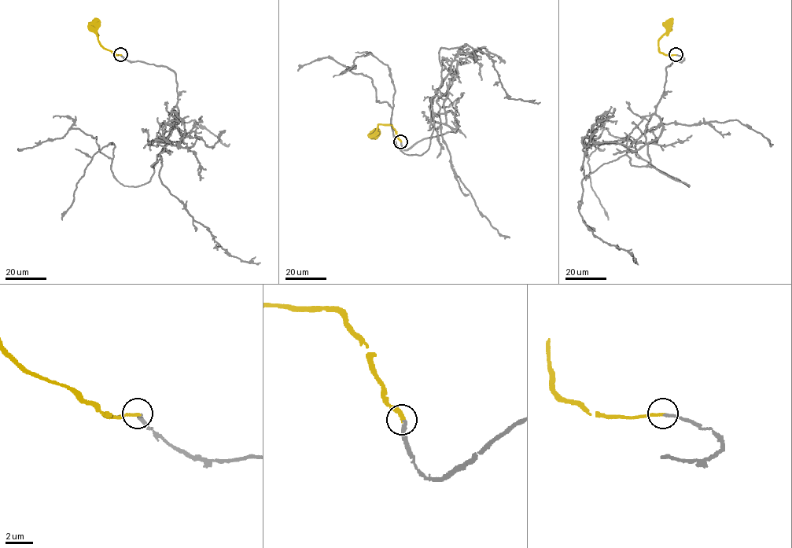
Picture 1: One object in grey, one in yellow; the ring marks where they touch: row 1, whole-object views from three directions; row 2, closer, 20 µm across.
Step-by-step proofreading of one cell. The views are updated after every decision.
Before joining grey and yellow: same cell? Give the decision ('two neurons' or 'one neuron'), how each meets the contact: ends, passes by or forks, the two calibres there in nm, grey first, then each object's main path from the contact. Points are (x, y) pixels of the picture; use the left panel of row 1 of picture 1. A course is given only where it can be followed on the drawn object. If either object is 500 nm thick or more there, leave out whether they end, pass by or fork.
one neuron; grey ends there; yellow ends there; 240 nm thick on the grey side, 260 nm on the other; grey runs (120, 55), (175, 74), (171, 135), (149, 182), (135, 187), (114, 177), (115, 145), (103, 147), (62, 219); yellow runs (120, 54), (115, 54), (103, 47), (98, 40), (95, 23)

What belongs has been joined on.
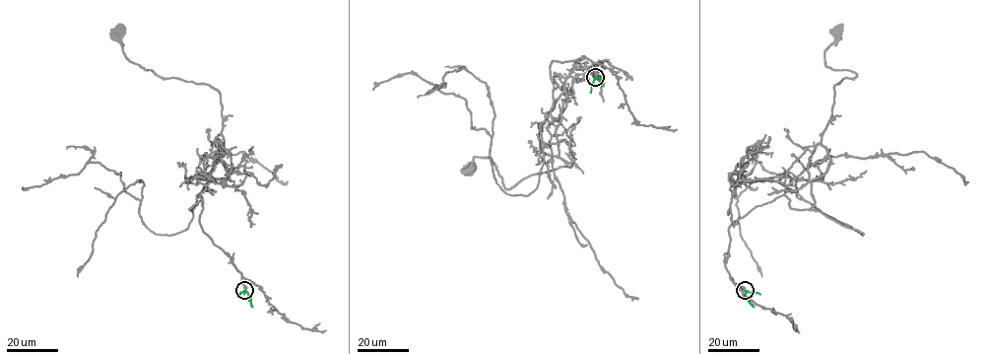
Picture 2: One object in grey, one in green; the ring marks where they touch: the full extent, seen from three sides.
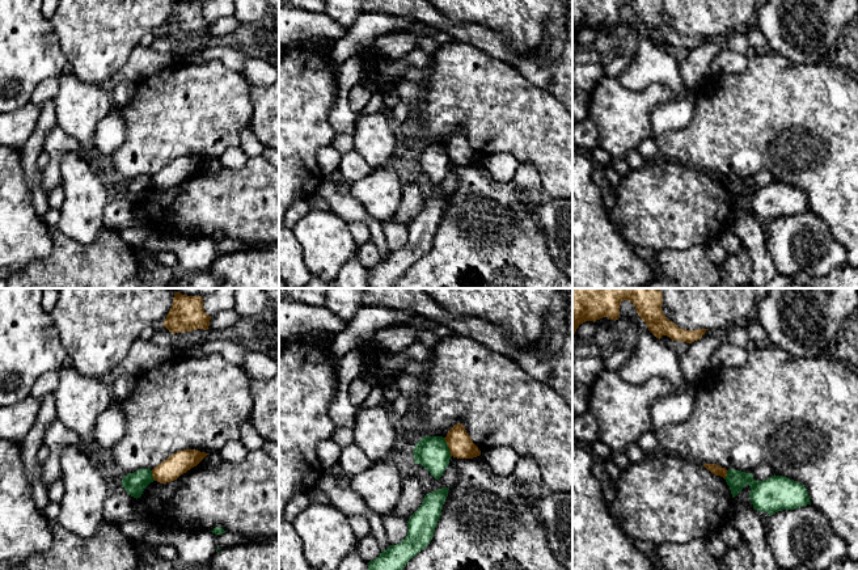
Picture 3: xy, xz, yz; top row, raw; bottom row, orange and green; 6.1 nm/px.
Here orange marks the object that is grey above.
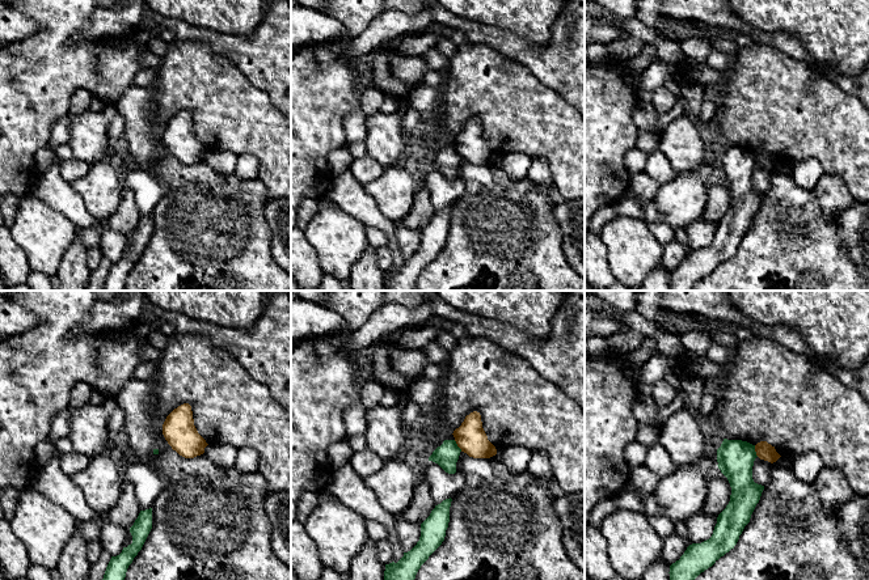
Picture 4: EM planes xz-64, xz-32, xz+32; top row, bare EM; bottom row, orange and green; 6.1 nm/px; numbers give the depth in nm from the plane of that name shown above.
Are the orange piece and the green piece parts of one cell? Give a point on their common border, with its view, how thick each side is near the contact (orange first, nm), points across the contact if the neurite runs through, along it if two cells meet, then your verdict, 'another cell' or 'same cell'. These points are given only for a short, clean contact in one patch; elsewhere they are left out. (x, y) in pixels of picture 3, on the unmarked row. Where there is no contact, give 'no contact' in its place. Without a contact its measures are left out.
contact xz (448, 153); calibres 150 and 200 nm; border xz (443, 144), (451, 161); another cell

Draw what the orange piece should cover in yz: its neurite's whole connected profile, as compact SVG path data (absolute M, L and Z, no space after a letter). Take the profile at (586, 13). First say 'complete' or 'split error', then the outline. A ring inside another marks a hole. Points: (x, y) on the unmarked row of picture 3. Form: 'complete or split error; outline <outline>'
complete; outline M572 0L572 43L580 30L603 24L618 26L620 12L624 7L634 10L638 22L656 43L669 43L672 47L692 50L702 45L709 35L680 35L669 28L662 16L662 0Z

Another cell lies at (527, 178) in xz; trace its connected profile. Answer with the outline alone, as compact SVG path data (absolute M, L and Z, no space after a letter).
M520 164L512 178L515 186L521 190L521 199L541 206L550 200L545 193L537 169L531 164Z

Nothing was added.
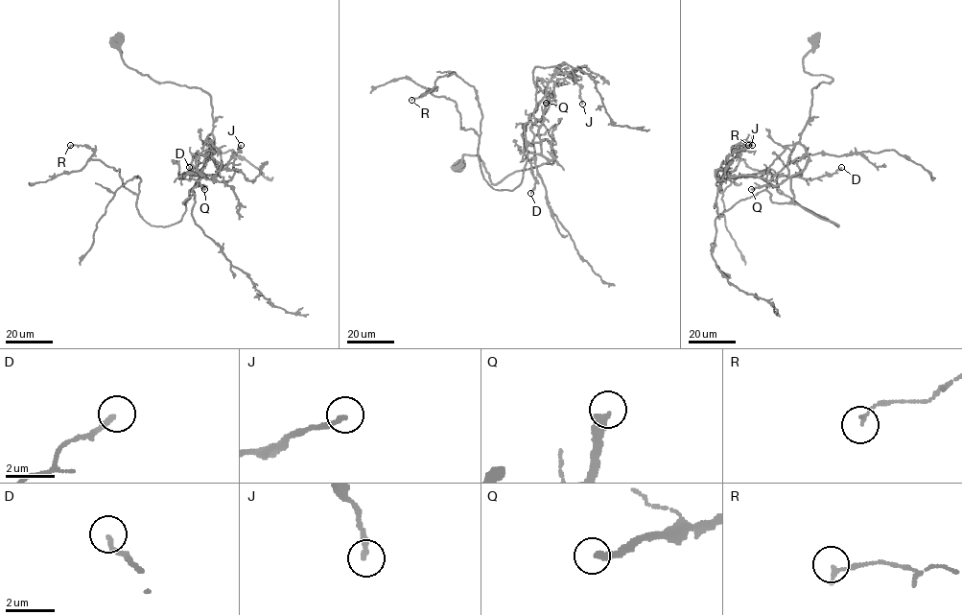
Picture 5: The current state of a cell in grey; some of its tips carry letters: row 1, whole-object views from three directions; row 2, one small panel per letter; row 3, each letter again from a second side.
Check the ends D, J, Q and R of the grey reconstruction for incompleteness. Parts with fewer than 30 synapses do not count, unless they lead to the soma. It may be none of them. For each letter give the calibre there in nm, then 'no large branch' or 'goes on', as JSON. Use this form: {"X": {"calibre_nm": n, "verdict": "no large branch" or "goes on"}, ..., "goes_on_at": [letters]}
{"D": {"calibre_nm": 180, "verdict": "no large branch"}, "J": {"calibre_nm": 220, "verdict": "no large branch"}, "Q": {"calibre_nm": 300, "verdict": "goes on"}, "R": {"calibre_nm": 170, "verdict": "no large branch"}, "goes_on_at": ["Q"]}

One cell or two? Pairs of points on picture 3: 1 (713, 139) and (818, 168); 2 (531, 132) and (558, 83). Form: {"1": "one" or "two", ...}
{"1": "one", "2": "two"}

